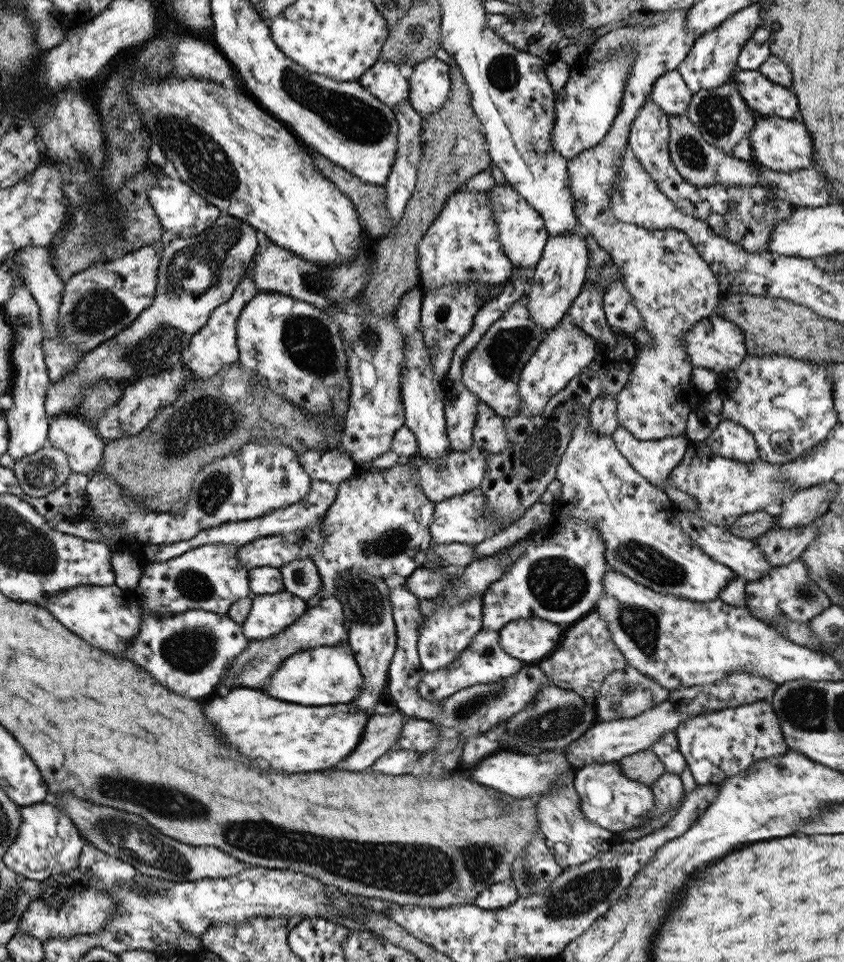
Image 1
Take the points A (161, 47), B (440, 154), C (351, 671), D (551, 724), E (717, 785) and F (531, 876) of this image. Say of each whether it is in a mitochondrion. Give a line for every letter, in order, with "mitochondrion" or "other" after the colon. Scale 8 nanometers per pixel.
A: other
B: other
C: other
D: mitochondrion
E: other
F: mitochondrion

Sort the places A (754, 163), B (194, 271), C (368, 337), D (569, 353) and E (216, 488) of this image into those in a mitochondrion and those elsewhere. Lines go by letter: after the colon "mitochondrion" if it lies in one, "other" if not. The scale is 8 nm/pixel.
A: other
B: mitochondrion
C: mitochondrion
D: other
E: mitochondrion

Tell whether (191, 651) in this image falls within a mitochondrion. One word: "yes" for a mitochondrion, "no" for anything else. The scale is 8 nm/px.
yes

